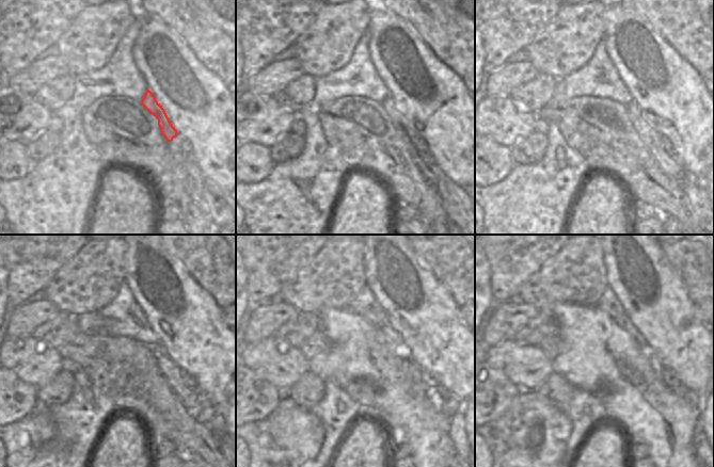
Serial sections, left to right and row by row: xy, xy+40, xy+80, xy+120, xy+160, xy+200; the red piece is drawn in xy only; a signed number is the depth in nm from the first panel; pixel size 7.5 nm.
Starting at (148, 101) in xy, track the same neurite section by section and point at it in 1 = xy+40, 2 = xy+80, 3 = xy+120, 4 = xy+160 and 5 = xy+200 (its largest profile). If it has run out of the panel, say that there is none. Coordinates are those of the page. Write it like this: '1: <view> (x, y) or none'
1: xy+40 (405, 128)
2: xy+80 (650, 138)
3: xy+120 (200, 406)
4: xy+160 (442, 401)
5: xy+200 (691, 397)

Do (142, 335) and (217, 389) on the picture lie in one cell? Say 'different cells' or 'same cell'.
different cells

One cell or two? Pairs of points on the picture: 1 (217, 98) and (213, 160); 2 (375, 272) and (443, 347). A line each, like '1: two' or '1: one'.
1: one
2: one

